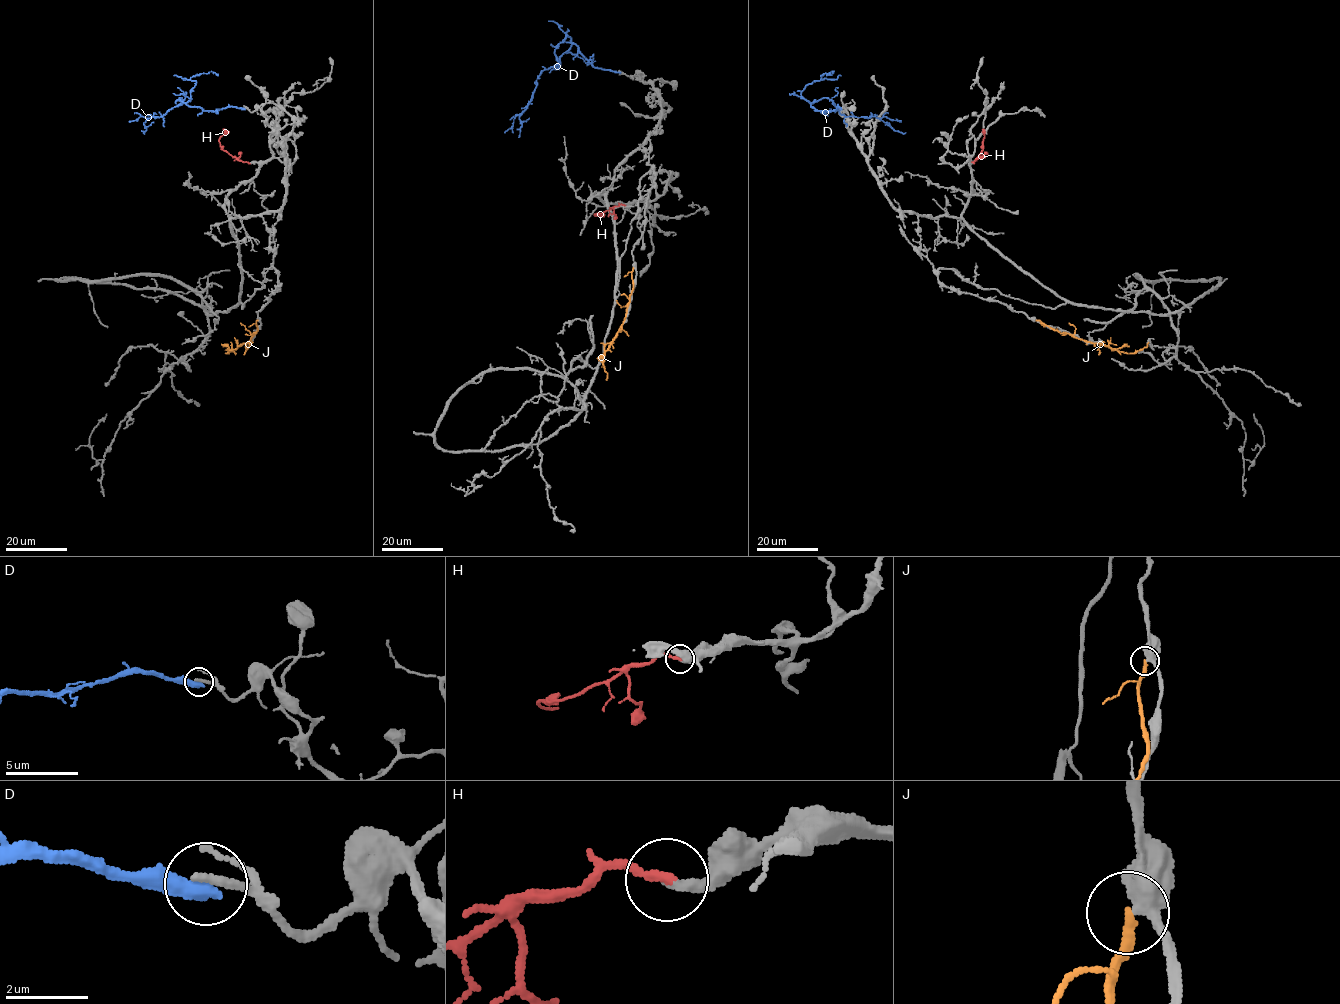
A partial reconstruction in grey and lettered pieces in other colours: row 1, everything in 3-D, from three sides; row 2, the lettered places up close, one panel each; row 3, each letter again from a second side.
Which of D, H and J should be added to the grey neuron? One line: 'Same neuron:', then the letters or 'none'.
Same neuron: H

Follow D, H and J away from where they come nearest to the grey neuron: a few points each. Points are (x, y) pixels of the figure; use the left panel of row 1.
D: (244, 109), (203, 111), (180, 97), (183, 101), (163, 116), (143, 123), (143, 132)
H: (249, 162), (238, 160), (222, 149), (219, 139), (229, 131)
J: (257, 320), (257, 331), (247, 343), (227, 353), (232, 348), (230, 342)

